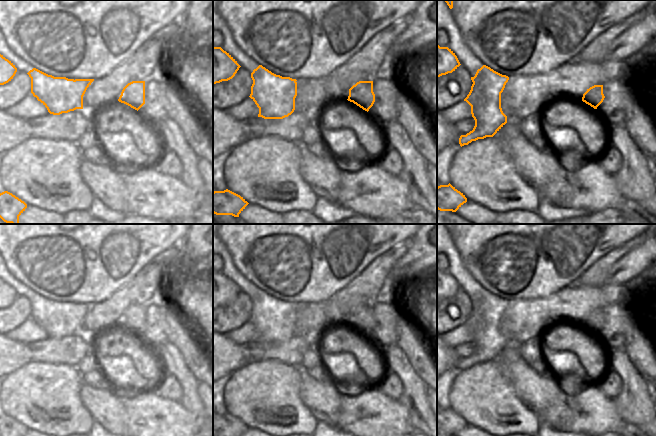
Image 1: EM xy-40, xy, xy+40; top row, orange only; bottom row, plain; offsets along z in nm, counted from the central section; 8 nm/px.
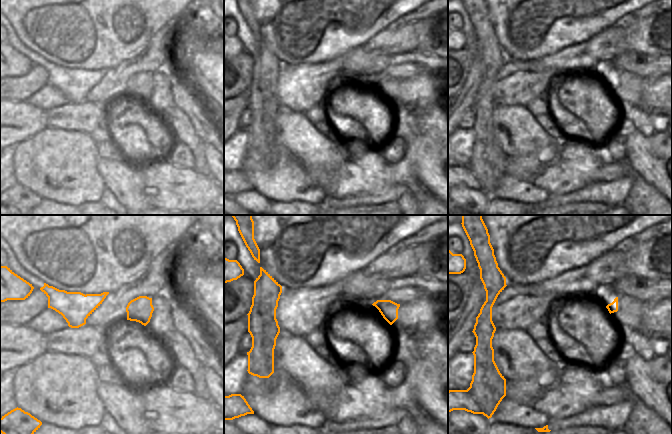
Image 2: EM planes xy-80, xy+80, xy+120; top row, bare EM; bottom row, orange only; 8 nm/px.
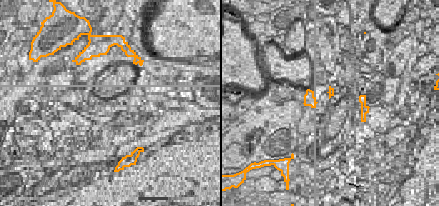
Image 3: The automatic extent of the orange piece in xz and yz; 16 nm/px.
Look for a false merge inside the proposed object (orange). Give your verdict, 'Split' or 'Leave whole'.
Split.

